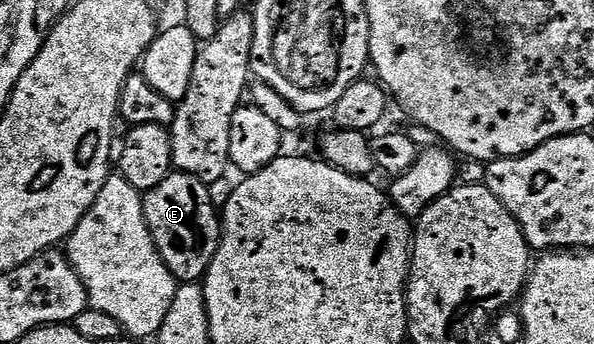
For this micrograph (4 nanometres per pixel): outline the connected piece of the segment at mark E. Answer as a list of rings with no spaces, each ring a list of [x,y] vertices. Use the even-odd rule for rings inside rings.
[[[169,173],[163,182],[144,191],[145,219],[155,248],[178,283],[201,282],[221,242],[221,218],[208,195],[208,185],[195,176]]]

